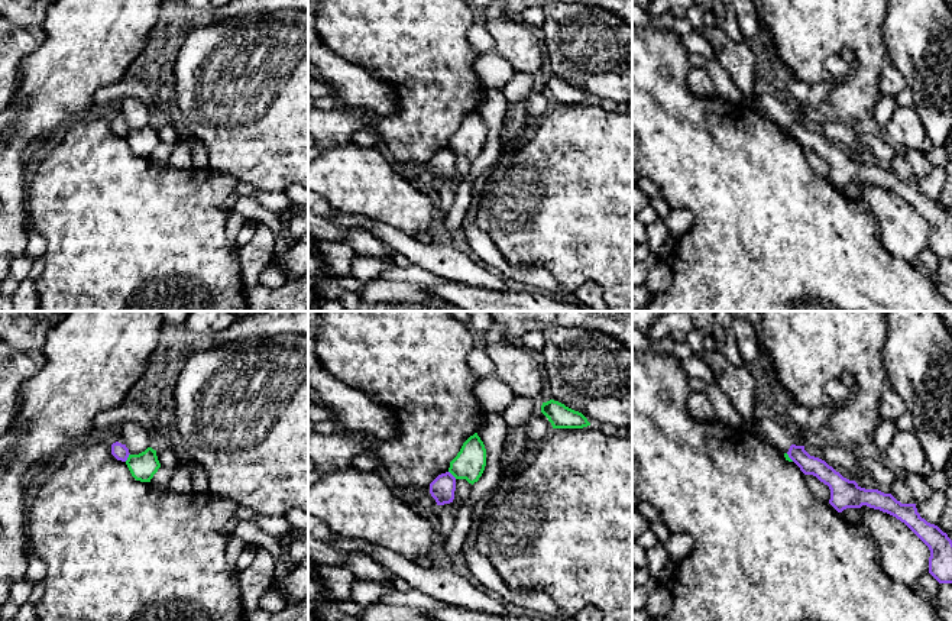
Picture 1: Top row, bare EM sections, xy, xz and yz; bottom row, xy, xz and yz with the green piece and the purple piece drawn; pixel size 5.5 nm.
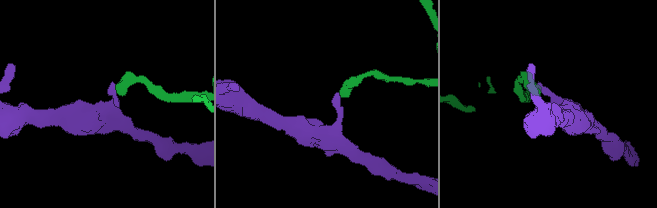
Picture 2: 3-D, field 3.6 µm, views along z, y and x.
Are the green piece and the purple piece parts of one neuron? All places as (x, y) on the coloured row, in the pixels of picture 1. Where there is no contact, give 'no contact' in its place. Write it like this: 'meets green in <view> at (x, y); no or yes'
meets green in xy at (128, 458); no

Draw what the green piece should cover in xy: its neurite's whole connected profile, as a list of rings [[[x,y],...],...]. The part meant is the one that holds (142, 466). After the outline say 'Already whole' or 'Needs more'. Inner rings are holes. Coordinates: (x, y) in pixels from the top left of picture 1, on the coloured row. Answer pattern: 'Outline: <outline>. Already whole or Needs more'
Outline: [[[148,447],[139,455],[129,455],[126,465],[136,481],[150,482],[153,475],[161,468],[161,463],[156,456],[156,450]]]. Already whole

